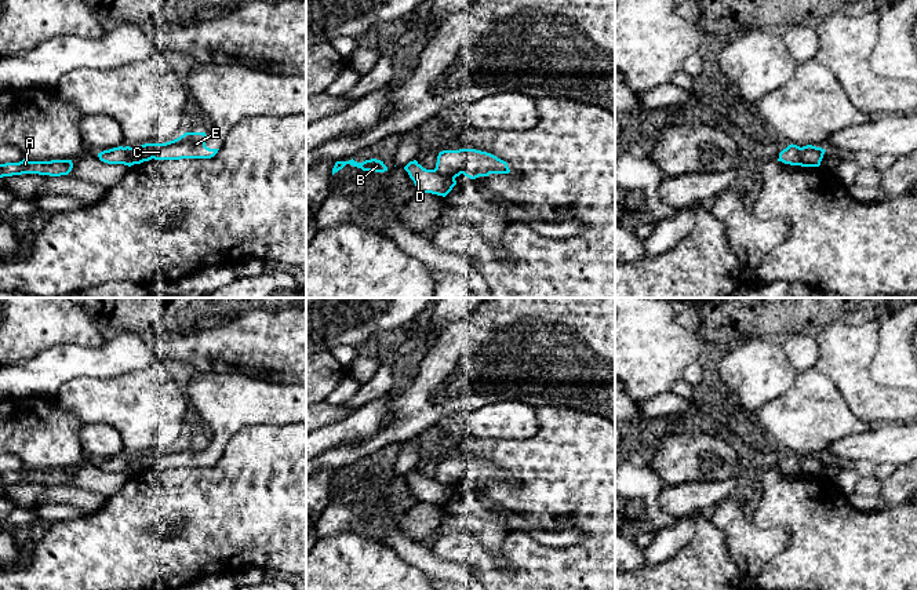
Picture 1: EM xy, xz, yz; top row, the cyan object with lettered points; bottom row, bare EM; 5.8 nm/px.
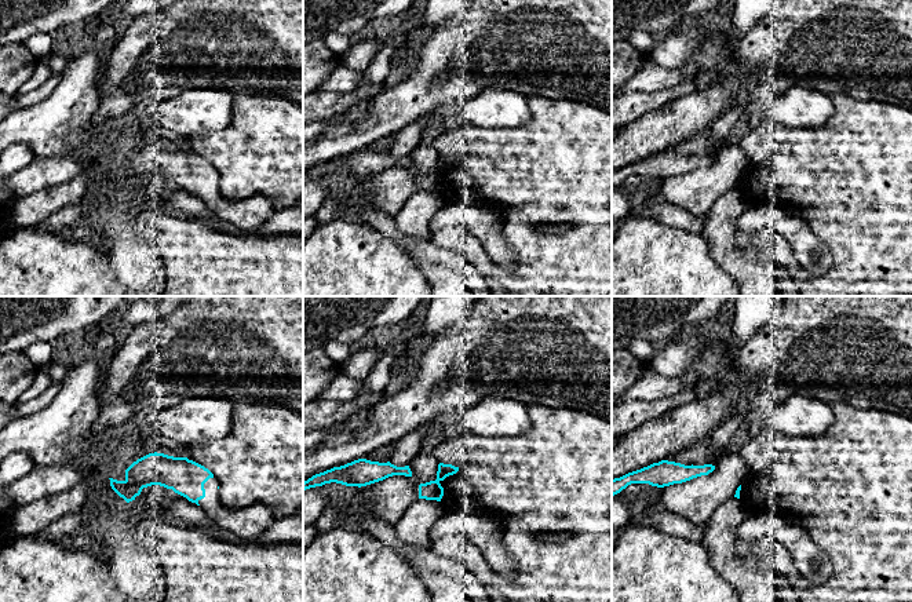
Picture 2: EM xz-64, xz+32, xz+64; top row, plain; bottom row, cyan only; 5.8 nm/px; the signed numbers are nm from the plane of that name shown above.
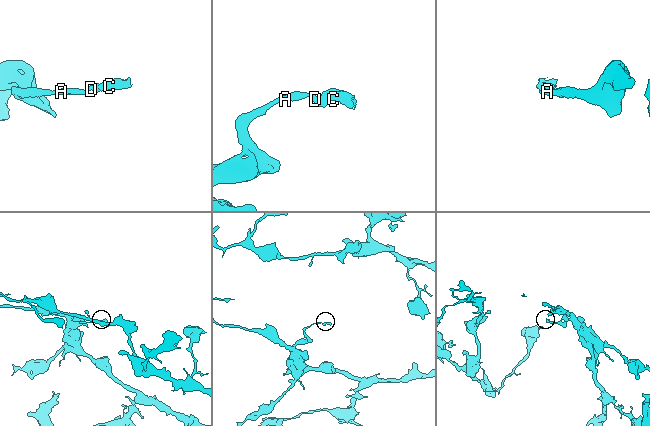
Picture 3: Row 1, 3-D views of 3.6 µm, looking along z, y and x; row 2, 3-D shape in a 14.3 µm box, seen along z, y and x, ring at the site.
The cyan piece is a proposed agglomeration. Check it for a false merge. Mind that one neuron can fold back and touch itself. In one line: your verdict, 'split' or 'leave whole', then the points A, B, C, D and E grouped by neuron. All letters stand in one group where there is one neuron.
split; A B D / C E

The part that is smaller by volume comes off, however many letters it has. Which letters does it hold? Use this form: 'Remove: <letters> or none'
Remove: C, E

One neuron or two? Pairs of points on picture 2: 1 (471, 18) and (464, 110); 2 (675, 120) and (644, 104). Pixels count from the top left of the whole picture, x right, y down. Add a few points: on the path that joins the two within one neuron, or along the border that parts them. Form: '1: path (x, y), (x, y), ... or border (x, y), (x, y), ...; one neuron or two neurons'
1: border (496, 88), (480, 91), (464, 99), (453, 110); two neurons
2: border (685, 97), (671, 99), (646, 112), (627, 127); two neurons

